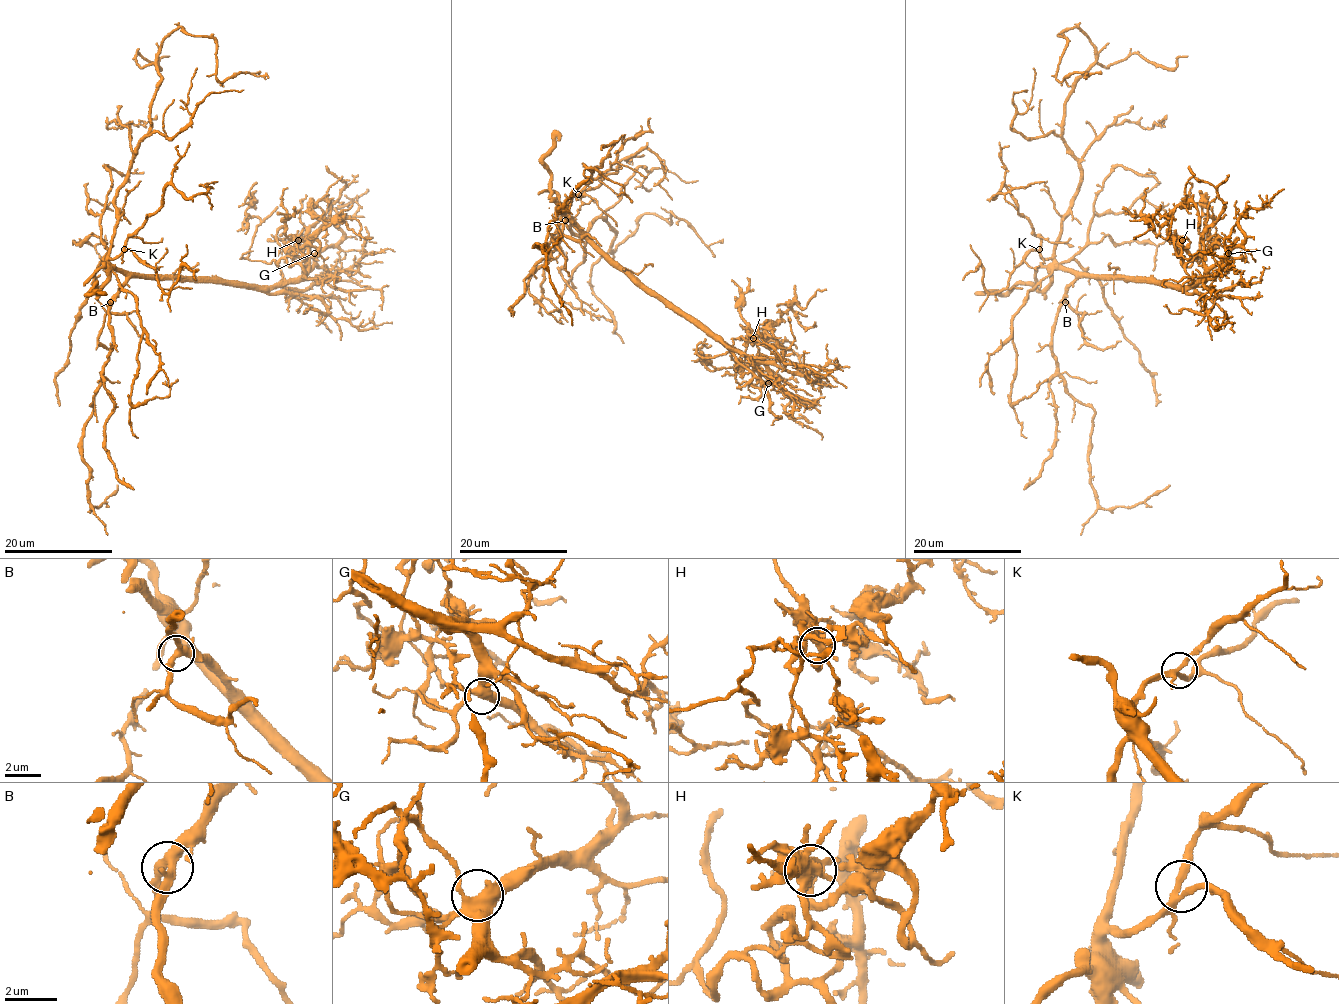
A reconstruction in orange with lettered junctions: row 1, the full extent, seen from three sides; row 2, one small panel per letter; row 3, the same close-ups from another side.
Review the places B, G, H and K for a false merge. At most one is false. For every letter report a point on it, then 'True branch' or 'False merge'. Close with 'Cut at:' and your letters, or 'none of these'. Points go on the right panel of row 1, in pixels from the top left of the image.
B: Place: (1065, 302). True branch
G: Place: (1228, 253). True branch
H: Place: (1182, 240). True branch
K: Place: (1039, 249). True branch
Cut at: none of these

